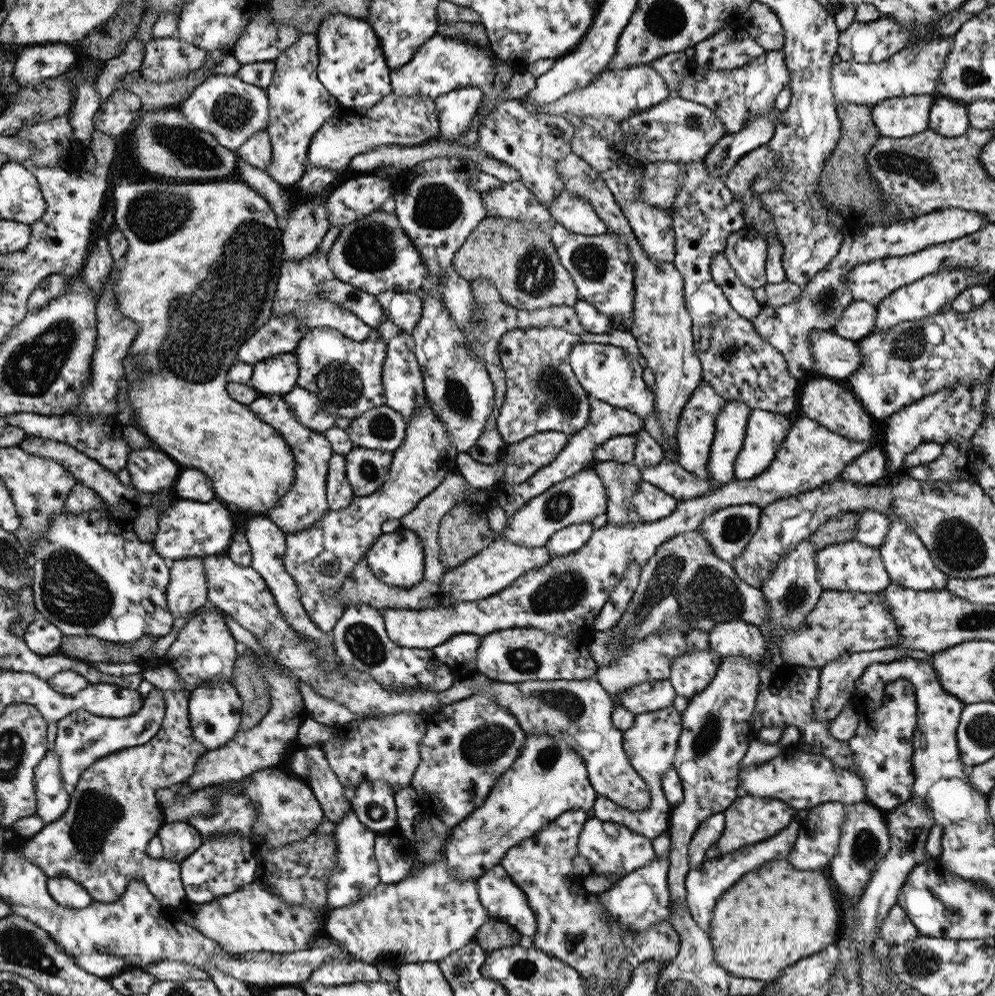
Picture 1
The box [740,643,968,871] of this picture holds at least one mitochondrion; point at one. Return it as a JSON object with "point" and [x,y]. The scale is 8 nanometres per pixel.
{"point":[933,776]}

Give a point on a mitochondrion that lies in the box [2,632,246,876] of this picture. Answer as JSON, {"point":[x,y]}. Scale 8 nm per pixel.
{"point":[95,811]}

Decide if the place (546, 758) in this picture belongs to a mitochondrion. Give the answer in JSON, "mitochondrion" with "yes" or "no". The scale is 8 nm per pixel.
{"mitochondrion":"yes"}

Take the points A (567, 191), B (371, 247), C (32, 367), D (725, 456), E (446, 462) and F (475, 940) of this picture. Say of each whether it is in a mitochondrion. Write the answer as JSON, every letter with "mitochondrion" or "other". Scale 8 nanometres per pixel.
{"A":"other","B":"mitochondrion","C":"mitochondrion","D":"other","E":"other","F":"other"}

